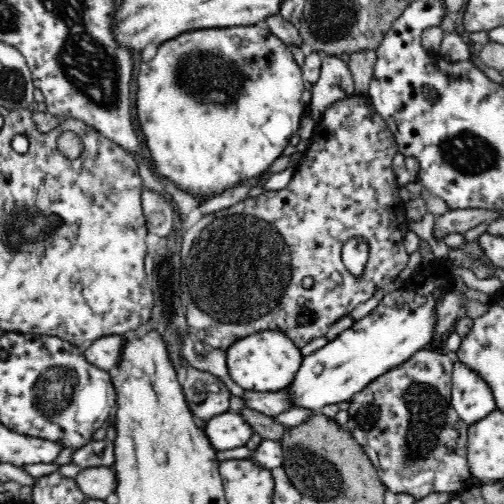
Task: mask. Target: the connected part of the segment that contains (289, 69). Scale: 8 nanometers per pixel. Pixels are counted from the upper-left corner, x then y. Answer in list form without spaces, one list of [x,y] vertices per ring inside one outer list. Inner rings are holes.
[[[257,25],[232,26],[232,28],[226,28],[226,30],[224,28],[210,28],[210,30],[186,32],[186,34],[180,34],[178,38],[172,38],[172,40],[164,42],[158,48],[158,52],[156,52],[156,56],[152,60],[142,62],[139,66],[136,110],[140,128],[142,128],[144,133],[146,146],[150,150],[151,160],[155,165],[156,172],[161,177],[166,177],[168,181],[176,183],[184,192],[200,197],[201,204],[204,204],[204,202],[215,195],[221,194],[224,190],[228,190],[228,188],[240,185],[245,180],[254,179],[268,171],[268,168],[272,166],[273,162],[282,154],[286,145],[289,144],[290,137],[296,133],[300,122],[302,122],[304,107],[302,92],[305,81],[303,72],[298,67],[291,49],[278,36],[272,34],[268,27],[260,28]],[[200,58],[220,58],[228,66],[228,70],[224,70],[224,66],[220,66],[220,68],[216,68],[216,66],[202,66]]]

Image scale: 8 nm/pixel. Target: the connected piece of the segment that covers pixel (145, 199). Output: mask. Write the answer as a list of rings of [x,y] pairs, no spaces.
[[[145,186],[141,197],[147,231],[161,238],[169,236],[175,224],[174,212],[170,204],[160,194]]]

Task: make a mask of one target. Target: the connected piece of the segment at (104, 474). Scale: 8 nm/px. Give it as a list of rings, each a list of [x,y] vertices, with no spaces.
[[[107,466],[82,469],[74,479],[88,499],[105,500],[117,488],[116,473]]]

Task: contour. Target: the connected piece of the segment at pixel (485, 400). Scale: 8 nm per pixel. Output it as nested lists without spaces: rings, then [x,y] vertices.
[[[460,361],[453,363],[451,403],[458,416],[473,425],[496,409],[494,393],[488,383]]]

